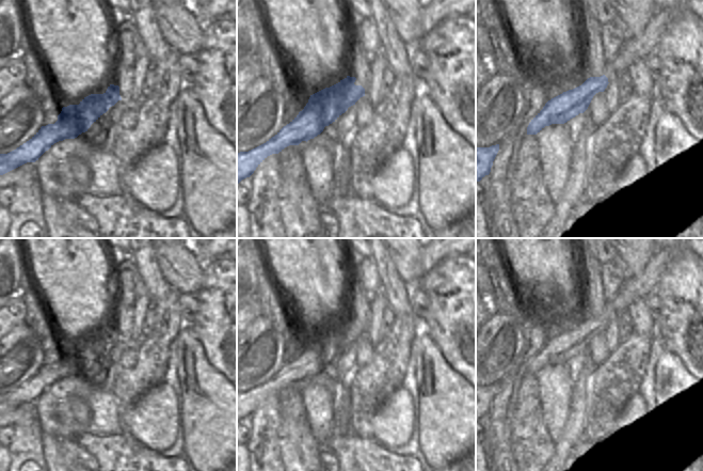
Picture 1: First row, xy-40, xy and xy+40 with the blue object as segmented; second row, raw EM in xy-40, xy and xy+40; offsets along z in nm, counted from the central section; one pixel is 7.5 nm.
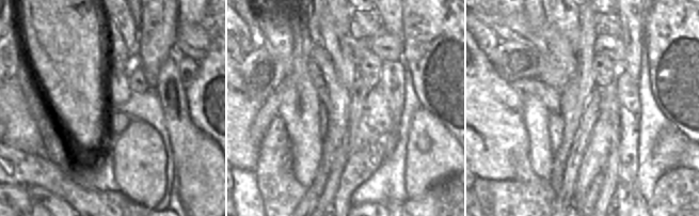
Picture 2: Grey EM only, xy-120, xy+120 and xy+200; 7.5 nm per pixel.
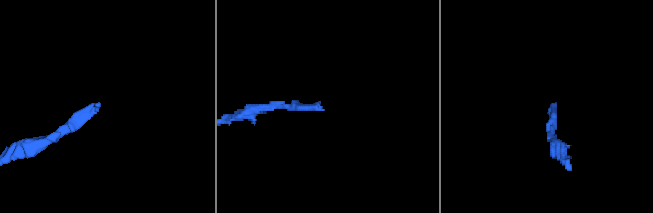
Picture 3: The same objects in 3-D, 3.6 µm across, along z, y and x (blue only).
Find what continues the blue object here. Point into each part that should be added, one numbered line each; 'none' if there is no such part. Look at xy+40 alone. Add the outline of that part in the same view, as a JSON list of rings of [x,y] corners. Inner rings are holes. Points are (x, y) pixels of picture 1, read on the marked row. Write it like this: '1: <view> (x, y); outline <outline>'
1: xy+40 (634, 48); outline [[[676,0],[676,3],[669,9],[657,9],[642,33],[629,36],[619,52],[606,62],[604,75],[608,78],[608,82],[614,74],[627,70],[637,60],[655,50],[666,29],[684,13],[703,18],[703,0]]]

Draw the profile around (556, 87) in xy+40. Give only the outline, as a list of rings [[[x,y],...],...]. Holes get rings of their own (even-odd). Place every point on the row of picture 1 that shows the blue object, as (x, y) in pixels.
[[[554,66],[549,69],[550,83],[548,85],[548,95],[546,101],[563,93],[563,78],[561,76],[561,69],[558,66]]]

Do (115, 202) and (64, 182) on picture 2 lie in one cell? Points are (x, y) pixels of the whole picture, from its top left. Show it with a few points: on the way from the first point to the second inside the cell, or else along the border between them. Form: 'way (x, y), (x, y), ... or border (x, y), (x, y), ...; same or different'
way (102, 202), (86, 202), (77, 195); same

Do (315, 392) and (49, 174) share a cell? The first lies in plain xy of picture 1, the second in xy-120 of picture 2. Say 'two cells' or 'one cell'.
one cell

